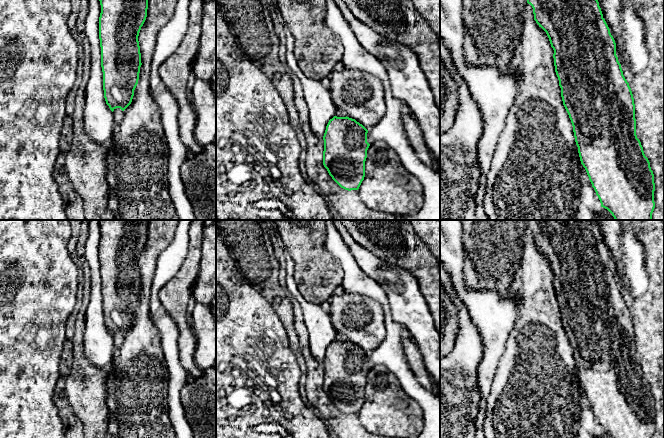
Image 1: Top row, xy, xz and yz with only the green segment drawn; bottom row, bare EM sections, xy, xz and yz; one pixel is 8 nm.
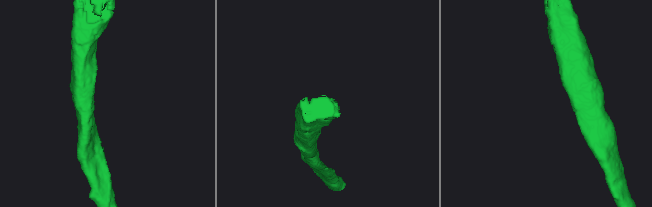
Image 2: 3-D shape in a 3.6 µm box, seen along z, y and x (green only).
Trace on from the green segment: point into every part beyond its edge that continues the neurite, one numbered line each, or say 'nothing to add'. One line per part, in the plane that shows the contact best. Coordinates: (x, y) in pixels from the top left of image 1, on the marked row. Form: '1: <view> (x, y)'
nothing to add

